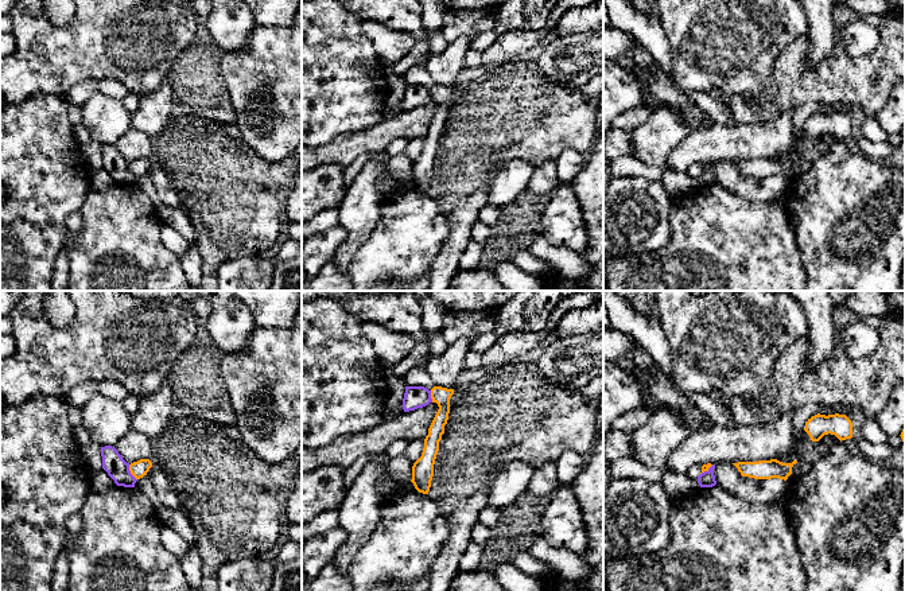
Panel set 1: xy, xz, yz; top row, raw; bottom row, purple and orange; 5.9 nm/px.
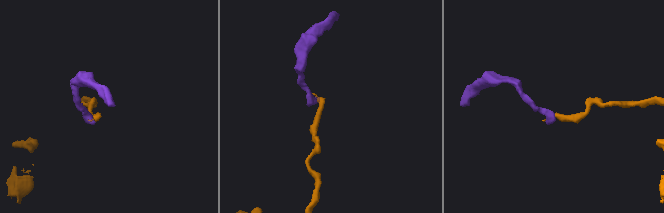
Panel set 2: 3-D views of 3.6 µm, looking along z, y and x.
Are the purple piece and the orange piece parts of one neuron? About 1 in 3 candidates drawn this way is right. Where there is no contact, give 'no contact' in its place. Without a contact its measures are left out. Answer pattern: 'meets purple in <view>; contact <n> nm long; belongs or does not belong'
meets purple in xy; contact 110 nm long; does not belong

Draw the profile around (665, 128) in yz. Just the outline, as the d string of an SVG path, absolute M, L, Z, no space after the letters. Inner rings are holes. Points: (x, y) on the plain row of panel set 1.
M659 108L634 131L634 156L648 166L668 167L669 152L690 133L698 131L679 108Z

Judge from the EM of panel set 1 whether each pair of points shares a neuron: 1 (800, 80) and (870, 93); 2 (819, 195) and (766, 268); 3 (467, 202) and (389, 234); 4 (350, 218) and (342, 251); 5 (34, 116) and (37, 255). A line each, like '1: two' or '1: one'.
1: one
2: two
3: two
4: one
5: one

